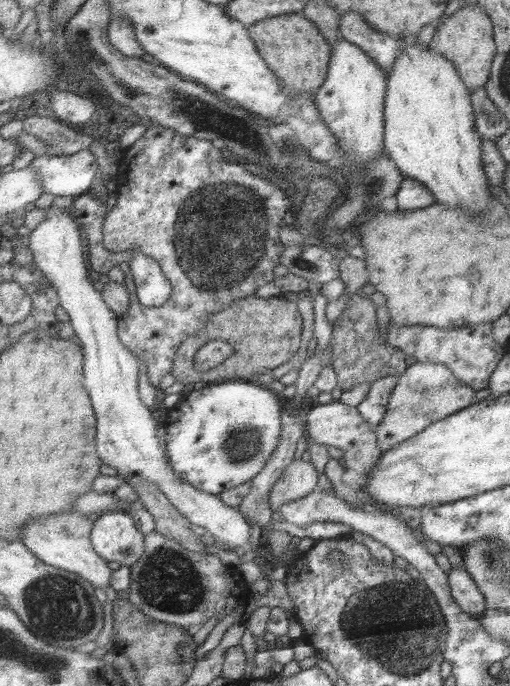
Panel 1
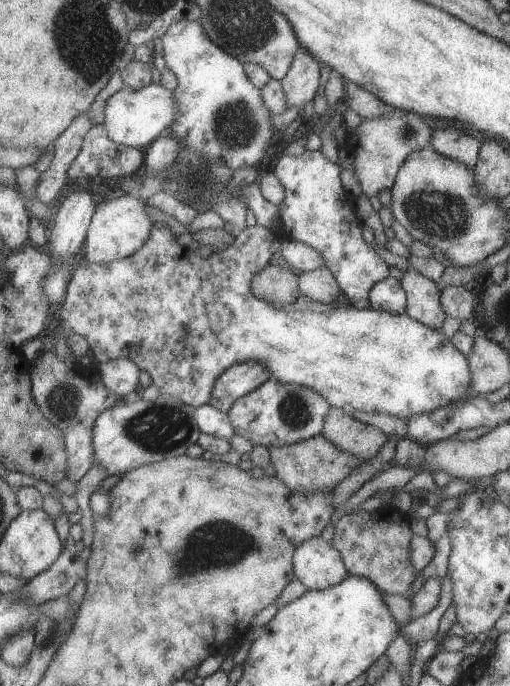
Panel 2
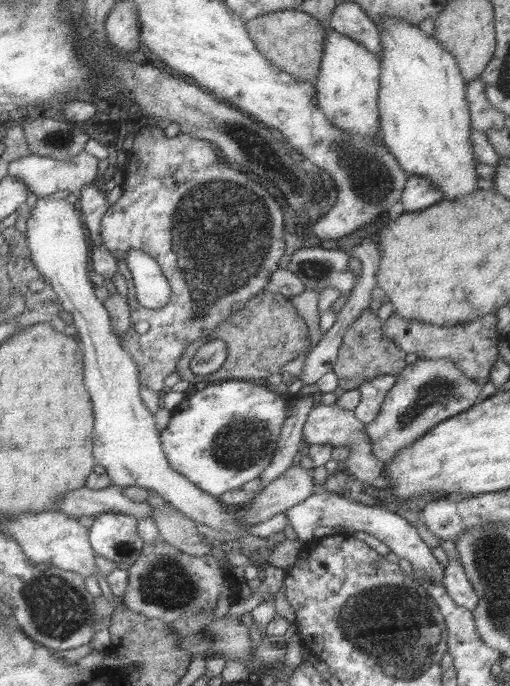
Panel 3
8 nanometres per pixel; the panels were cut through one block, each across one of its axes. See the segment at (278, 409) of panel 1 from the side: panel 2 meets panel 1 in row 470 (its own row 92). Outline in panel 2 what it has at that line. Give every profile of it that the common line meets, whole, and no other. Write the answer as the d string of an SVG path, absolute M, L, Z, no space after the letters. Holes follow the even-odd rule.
M182 21L172 24L161 38L163 57L166 67L179 79L179 86L174 93L178 104L176 121L171 129L177 138L183 138L185 145L200 152L204 157L211 157L216 163L225 162L234 169L244 166L261 167L261 160L267 149L274 148L278 141L278 124L273 118L262 97L260 88L247 76L244 64L232 54L225 52L207 34L199 21Z

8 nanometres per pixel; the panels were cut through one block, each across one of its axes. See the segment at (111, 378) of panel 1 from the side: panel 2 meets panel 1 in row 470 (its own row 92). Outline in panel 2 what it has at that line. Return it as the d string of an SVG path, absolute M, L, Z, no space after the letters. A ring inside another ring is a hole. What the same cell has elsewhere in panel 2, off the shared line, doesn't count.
M153 84L142 89L121 88L110 96L105 106L105 121L103 125L109 136L128 147L147 149L158 142L165 128L171 127L176 121L178 104L176 94L163 84Z

